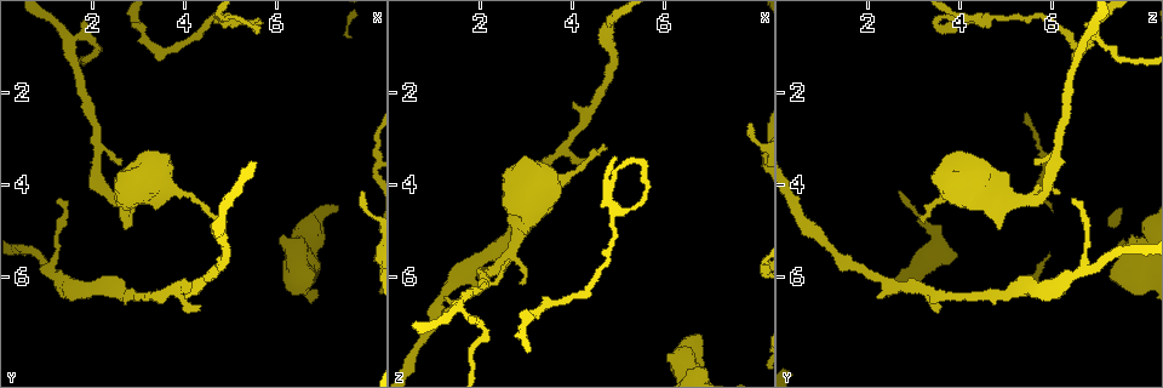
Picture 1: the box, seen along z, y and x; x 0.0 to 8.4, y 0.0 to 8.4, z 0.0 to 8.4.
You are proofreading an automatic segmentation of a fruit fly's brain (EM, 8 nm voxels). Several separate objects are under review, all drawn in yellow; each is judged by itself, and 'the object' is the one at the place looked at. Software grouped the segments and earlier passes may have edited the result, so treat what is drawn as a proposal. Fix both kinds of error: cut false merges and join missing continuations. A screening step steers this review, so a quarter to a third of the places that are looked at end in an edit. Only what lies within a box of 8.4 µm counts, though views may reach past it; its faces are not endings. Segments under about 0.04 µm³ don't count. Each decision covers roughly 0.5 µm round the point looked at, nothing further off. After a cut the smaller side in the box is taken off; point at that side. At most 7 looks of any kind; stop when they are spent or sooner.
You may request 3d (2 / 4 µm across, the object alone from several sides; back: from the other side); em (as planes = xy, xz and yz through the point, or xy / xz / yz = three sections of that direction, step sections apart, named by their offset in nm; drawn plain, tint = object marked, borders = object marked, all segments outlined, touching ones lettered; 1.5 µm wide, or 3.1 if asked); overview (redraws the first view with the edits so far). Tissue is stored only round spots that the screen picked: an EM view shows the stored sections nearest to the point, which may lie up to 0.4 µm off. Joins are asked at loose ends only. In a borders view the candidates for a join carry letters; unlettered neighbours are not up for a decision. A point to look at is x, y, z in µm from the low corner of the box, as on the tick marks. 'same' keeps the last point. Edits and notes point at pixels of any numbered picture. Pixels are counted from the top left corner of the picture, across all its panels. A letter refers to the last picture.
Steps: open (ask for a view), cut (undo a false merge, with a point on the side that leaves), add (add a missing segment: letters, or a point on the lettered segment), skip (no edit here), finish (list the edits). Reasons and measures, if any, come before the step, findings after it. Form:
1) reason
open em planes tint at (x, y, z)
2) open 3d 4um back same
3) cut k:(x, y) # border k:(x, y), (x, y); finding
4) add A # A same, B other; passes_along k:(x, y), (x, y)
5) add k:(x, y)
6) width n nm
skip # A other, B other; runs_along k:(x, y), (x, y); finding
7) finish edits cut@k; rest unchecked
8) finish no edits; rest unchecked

open em planes borders at (1.50, 0.85, 6.65)

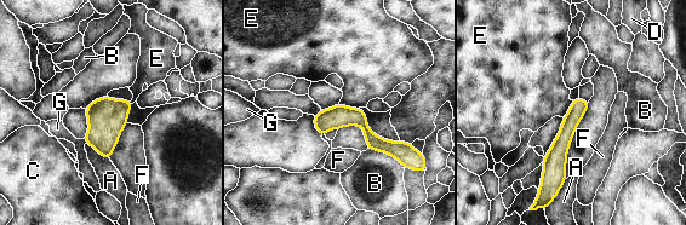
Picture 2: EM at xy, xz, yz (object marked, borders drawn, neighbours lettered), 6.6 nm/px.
width 110 nm
skip # A other, B other, C other, D other, E other, F other, G other; all the same neuron

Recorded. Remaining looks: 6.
free end
open em xy step 4 borders at (6.05, 5.20, 7.65)

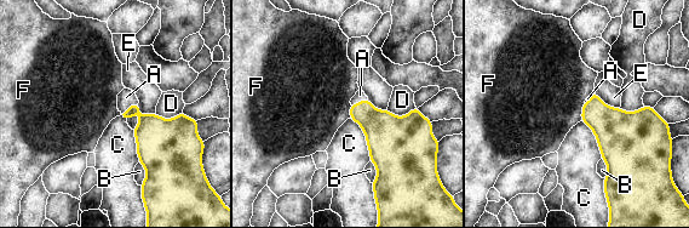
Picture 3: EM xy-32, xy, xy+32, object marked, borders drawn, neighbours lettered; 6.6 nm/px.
open em planes borders same

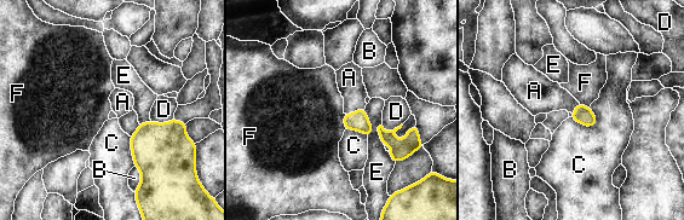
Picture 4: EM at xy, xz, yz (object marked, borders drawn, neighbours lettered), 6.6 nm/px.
longest_contact E 280 nm
add A # A same, B other, C other, D other, E other, F other; passes_along 4:(358, 121), (355, 111), (349, 77); the neuron continues

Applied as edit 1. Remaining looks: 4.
thin end
open 3d 2um at (4.70, 4.80, 3.25)

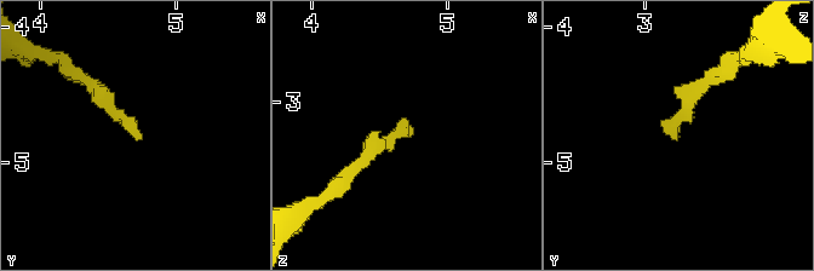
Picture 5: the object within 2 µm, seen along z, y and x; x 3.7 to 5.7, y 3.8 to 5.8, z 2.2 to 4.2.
now the EM
open em planes borders at (4.72, 4.82, 3.24)

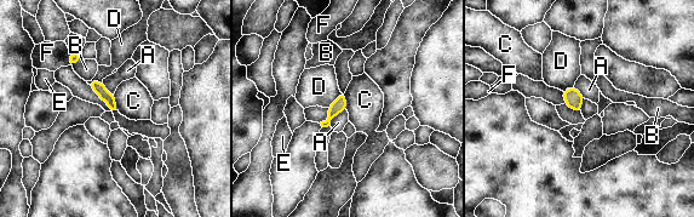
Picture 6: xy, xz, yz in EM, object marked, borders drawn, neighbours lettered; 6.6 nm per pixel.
width 80 nm; longest_contact A 150 nm
skip # A other, B other, C other, D other, E other, F other; no lettered segment goes on from it

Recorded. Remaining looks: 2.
finish edits add@4; rest unchecked

